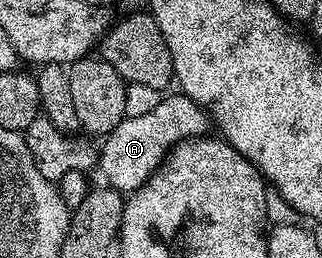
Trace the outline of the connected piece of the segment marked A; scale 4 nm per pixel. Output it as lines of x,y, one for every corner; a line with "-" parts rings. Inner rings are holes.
184,94
166,95
155,106
155,110
142,114
140,118
126,116
104,137
99,148
99,172
106,176
108,187
122,194
134,192
165,160
166,154
179,142
204,136
210,131
211,117
201,105

